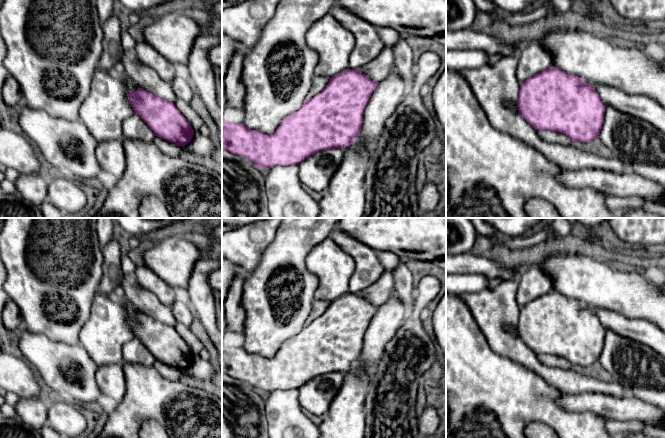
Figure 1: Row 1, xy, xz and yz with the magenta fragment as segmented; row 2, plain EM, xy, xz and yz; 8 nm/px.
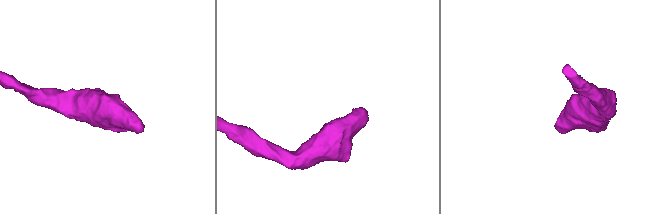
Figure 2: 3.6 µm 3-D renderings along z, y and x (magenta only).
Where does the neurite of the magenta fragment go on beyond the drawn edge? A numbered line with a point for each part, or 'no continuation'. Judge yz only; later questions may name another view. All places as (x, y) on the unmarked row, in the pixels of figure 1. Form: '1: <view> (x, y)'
1: yz (533, 282)

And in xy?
1: xy (145, 301)

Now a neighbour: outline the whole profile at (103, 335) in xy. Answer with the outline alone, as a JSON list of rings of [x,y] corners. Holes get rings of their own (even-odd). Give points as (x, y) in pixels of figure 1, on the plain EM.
[[[97,292],[89,319],[79,332],[79,345],[99,367],[122,363],[122,348],[133,338],[125,306]]]

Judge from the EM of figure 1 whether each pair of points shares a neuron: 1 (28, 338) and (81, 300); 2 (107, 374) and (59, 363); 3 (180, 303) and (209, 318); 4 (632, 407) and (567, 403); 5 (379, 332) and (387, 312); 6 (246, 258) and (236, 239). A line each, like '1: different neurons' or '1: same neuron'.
1: different neurons
2: different neurons
3: different neurons
4: same neuron
5: same neuron
6: same neuron

